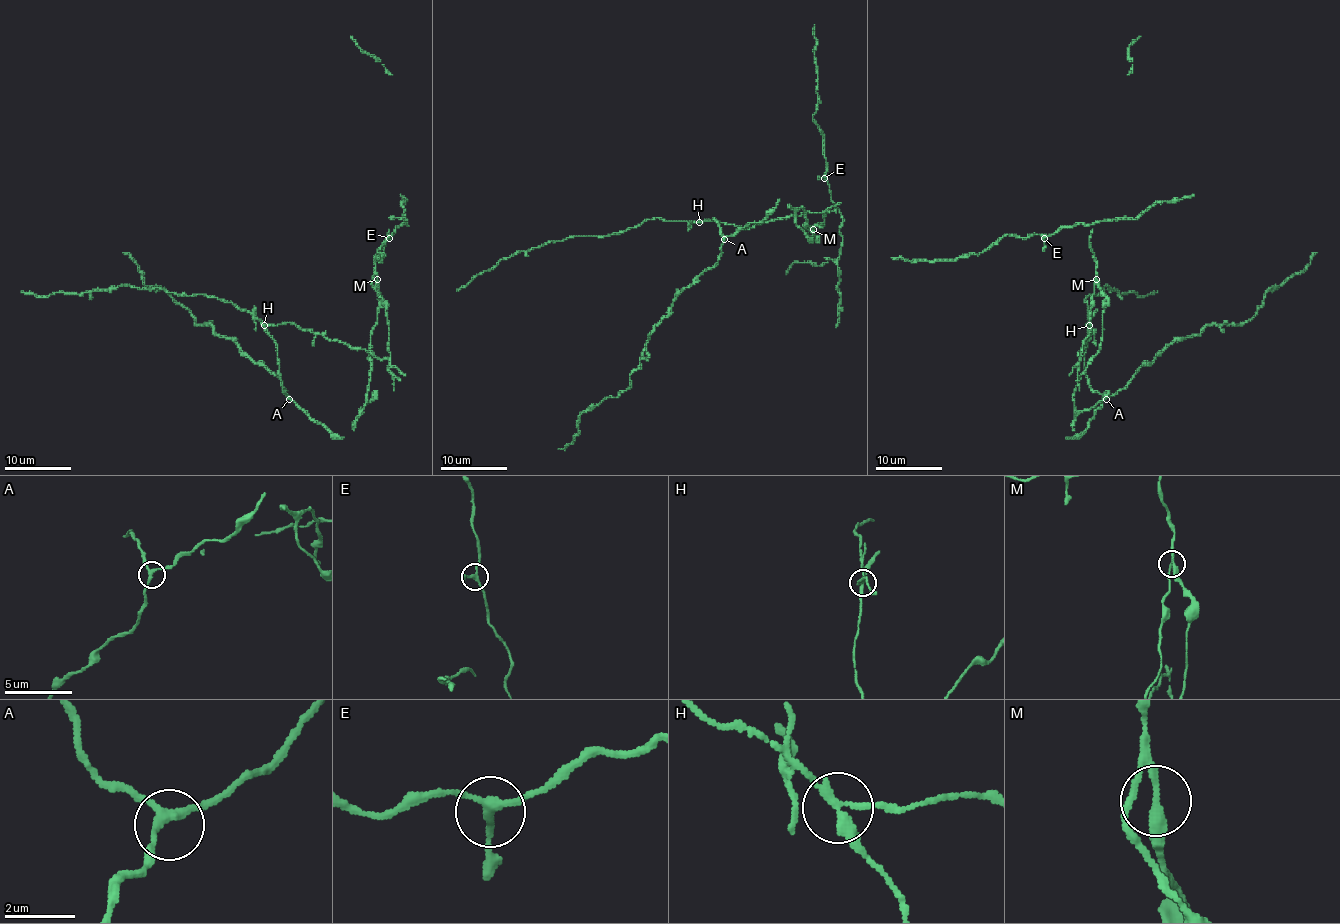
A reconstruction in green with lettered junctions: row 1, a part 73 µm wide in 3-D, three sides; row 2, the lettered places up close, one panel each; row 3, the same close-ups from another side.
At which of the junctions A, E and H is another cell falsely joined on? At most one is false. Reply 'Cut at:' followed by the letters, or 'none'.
Cut at: H

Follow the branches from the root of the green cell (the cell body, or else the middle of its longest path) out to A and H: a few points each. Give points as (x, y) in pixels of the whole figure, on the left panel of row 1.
A: (329, 339), (289, 322), (266, 327), (277, 349), (281, 386), (289, 399)
H: (329, 339), (289, 322), (264, 326)

